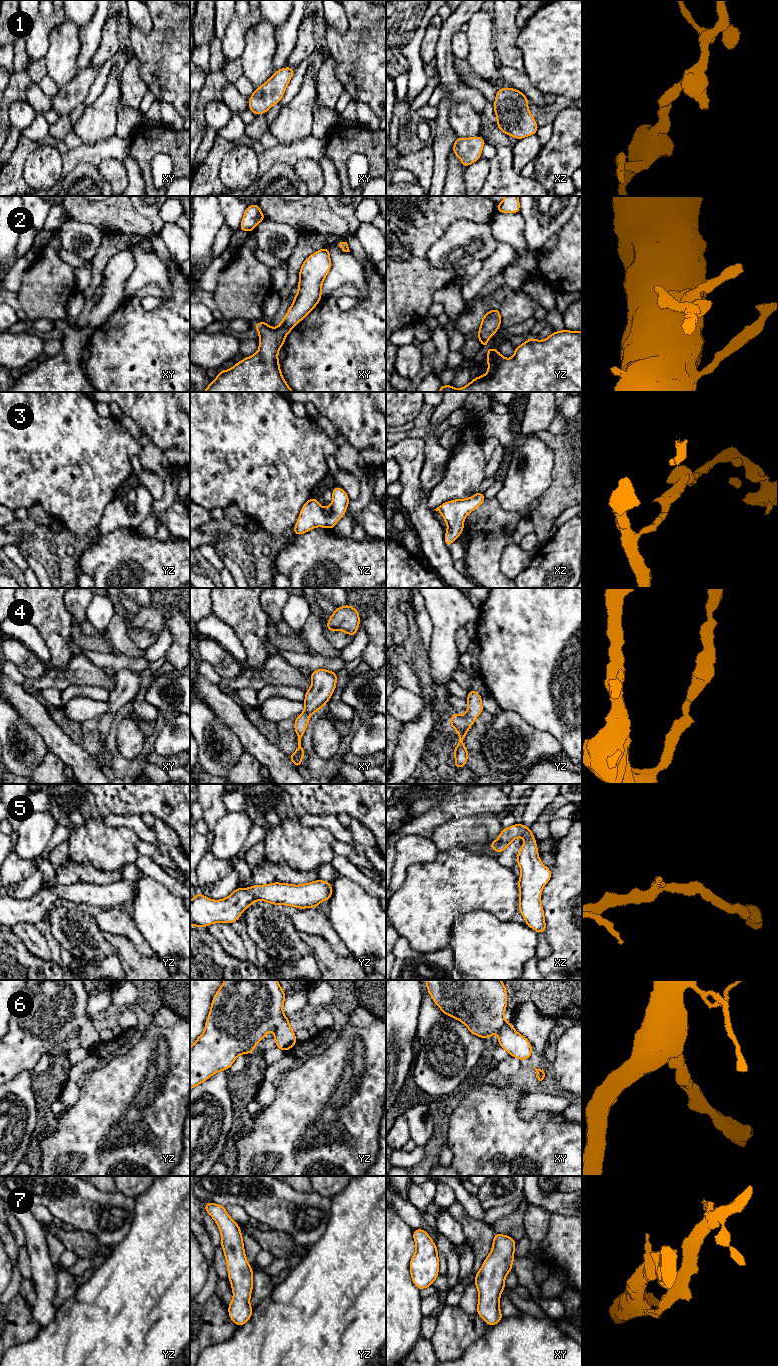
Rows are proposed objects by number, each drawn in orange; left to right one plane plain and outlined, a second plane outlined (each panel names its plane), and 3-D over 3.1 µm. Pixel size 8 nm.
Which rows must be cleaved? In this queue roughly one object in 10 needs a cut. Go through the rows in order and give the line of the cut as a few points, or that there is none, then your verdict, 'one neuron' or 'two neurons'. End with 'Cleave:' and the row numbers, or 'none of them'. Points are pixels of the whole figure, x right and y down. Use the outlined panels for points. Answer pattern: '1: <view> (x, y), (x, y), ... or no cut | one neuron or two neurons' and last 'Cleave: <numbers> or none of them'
1: no cut | one neuron
2: no cut | one neuron
3: no cut | one neuron
4: no cut | one neuron
5: no cut | one neuron
6: no cut | one neuron
7: no cut | one neuron
Cleave: none of them

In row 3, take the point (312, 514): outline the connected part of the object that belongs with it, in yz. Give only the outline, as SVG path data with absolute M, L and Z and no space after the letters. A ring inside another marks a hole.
M333 487L333 500L330 506L322 507L318 500L311 497L301 508L298 520L293 528L296 536L302 535L315 527L333 530L337 521L346 513L350 499L343 488Z

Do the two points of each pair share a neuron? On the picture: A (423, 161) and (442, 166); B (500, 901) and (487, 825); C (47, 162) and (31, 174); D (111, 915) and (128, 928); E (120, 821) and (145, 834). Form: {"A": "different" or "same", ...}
{"A": "different", "B": "different", "C": "same", "D": "same", "E": "same"}

